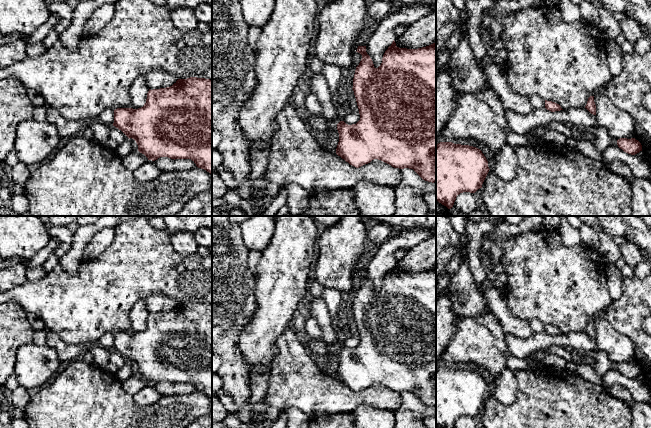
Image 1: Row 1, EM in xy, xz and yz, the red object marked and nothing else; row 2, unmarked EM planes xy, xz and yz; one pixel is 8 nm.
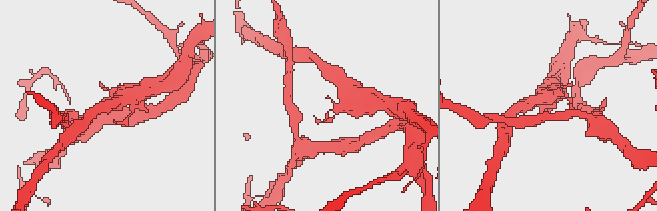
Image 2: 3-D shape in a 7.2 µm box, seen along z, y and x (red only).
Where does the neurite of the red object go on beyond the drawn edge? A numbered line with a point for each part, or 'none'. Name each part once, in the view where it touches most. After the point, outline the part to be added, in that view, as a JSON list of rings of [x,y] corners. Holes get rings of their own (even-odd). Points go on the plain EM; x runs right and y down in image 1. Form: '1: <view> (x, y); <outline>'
none

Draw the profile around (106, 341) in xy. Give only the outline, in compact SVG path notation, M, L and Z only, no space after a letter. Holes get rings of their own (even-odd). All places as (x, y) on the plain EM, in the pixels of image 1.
M105 333L103 336L100 337L97 344L107 350L113 350L114 347L114 334L112 333Z

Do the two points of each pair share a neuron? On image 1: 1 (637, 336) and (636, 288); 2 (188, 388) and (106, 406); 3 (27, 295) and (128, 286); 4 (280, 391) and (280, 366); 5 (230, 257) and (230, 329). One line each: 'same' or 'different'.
1: same
2: different
3: same
4: same
5: same

